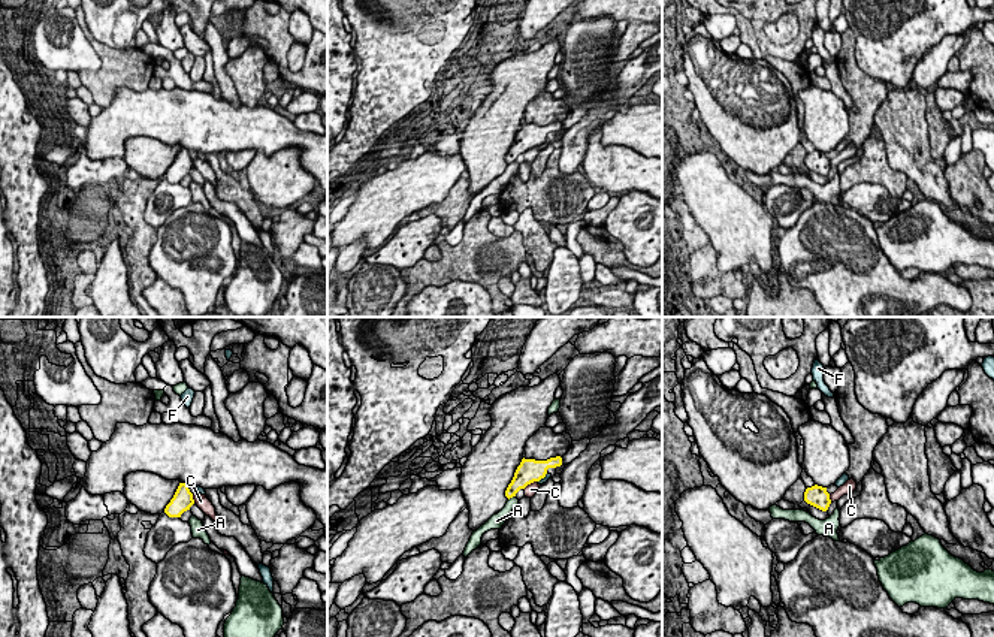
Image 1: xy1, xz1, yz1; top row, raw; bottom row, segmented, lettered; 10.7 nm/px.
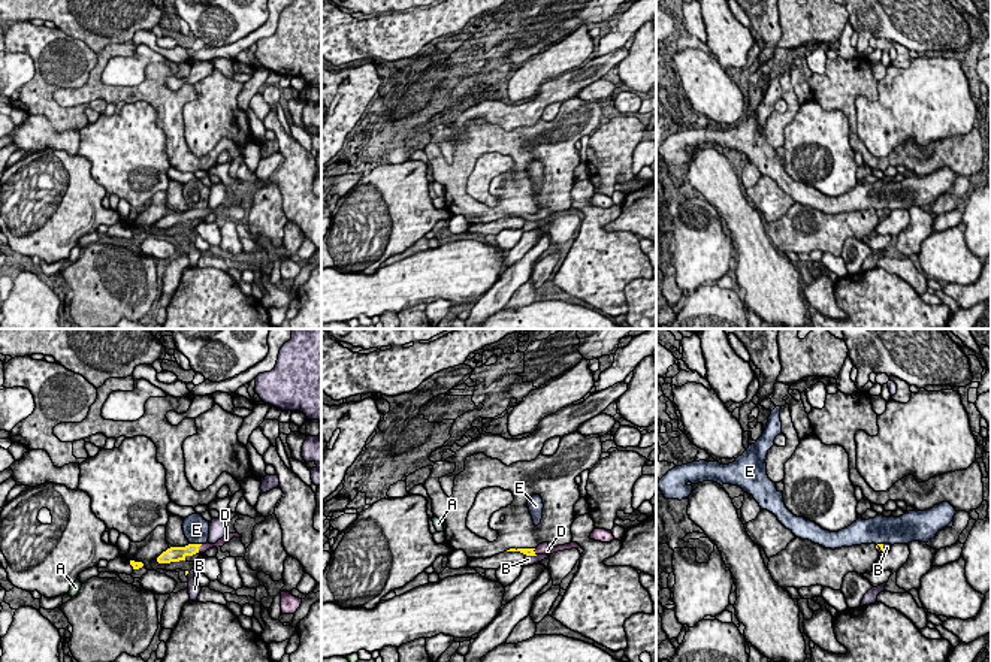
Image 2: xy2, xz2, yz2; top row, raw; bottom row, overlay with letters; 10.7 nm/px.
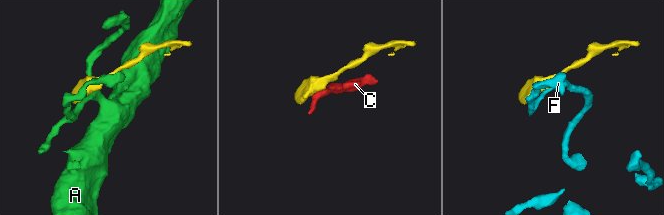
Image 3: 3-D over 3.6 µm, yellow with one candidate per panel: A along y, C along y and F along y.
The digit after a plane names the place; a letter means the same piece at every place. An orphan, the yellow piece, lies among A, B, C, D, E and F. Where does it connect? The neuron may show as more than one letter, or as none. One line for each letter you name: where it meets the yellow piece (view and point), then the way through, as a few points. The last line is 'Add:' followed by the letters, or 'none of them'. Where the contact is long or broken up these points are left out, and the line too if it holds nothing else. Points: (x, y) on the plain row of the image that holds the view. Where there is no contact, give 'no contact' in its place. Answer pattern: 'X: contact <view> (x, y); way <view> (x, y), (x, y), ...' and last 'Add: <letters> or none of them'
D: contact xy2 (198, 214); way xy2 (175, 218), (198, 214), (220, 208)
Add: D

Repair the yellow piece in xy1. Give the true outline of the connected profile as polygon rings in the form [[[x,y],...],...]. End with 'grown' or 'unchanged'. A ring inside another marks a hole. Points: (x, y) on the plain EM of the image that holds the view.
[[[179,148],[173,163],[166,170],[164,178],[169,182],[181,182],[181,179],[194,169],[193,159],[188,154],[188,150]]]; unchanged

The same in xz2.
[[[543,208],[540,209],[537,214],[510,214],[507,217],[520,217],[526,221],[537,221],[537,220],[553,220],[558,217],[564,217],[564,215],[571,215],[571,214],[578,214],[580,211],[577,208],[569,208],[565,211],[558,211],[558,212],[550,212],[549,208]]]; grown

